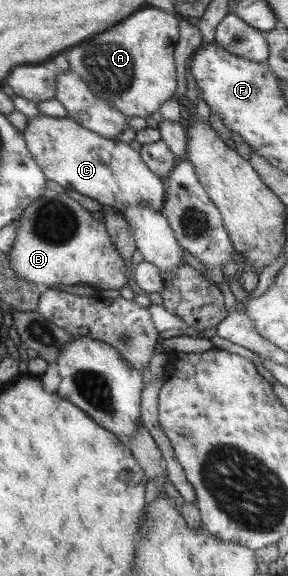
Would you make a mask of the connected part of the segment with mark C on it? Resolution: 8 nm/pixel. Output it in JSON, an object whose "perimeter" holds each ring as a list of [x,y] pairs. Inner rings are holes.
{"perimeter":[[[38,114],[28,119],[24,131],[22,131],[26,145],[32,157],[44,171],[44,175],[50,181],[56,181],[65,190],[71,189],[96,199],[98,203],[110,205],[124,211],[127,207],[149,207],[158,211],[163,206],[166,197],[166,184],[162,177],[158,177],[142,161],[141,155],[130,144],[106,139],[93,131],[82,127],[77,121],[67,117],[52,117],[46,114]]]}

